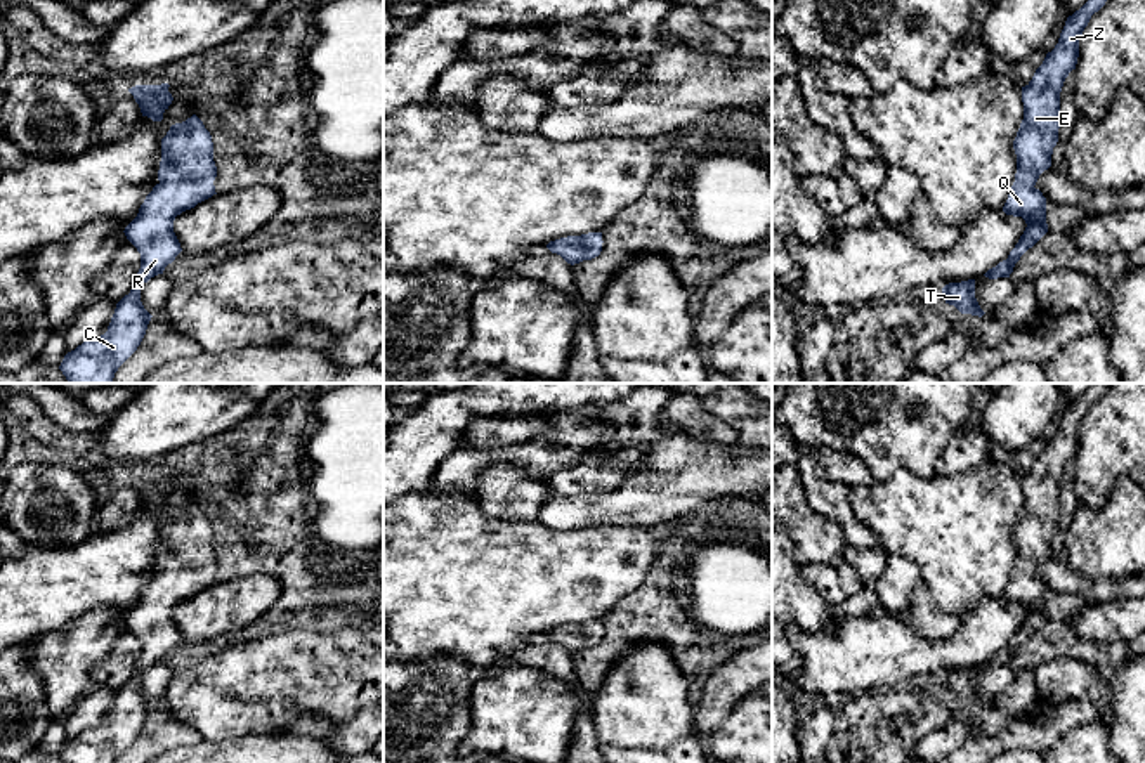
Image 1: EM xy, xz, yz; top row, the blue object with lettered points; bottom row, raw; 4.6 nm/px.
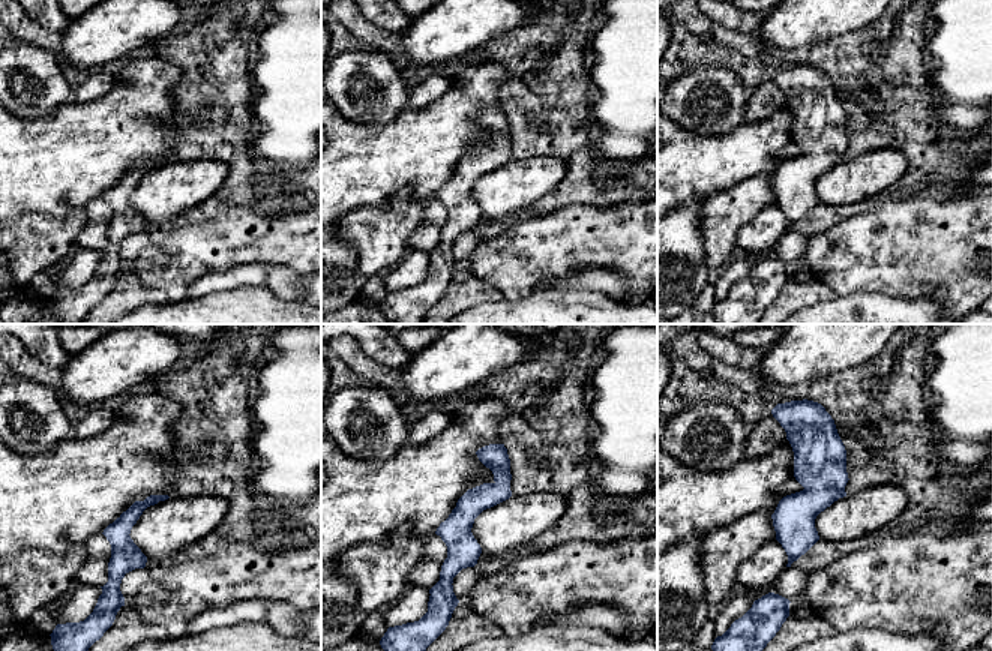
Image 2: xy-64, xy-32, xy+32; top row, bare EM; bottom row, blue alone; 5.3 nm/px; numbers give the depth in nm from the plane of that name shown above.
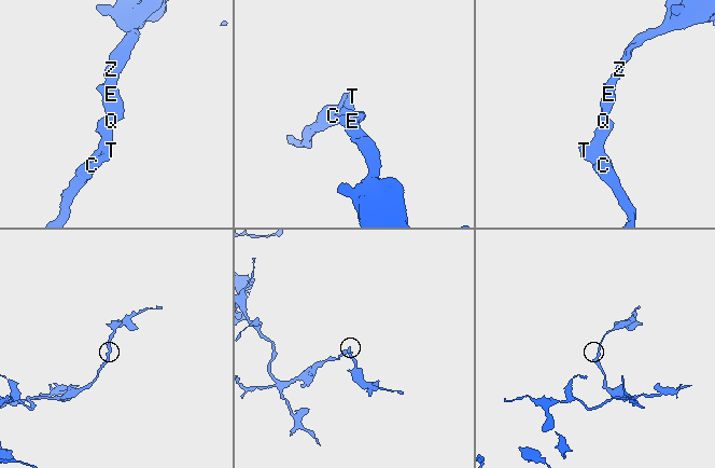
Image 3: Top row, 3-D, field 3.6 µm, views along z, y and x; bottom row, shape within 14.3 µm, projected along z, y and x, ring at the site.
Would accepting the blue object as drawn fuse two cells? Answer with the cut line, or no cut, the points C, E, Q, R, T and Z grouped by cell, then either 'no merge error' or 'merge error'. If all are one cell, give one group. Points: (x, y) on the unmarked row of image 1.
no cut | C E Q R T Z | no merge error

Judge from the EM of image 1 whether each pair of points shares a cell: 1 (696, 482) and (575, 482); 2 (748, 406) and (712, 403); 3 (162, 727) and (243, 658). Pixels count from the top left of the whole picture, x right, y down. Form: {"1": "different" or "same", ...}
{"1": "different", "2": "same", "3": "different"}

